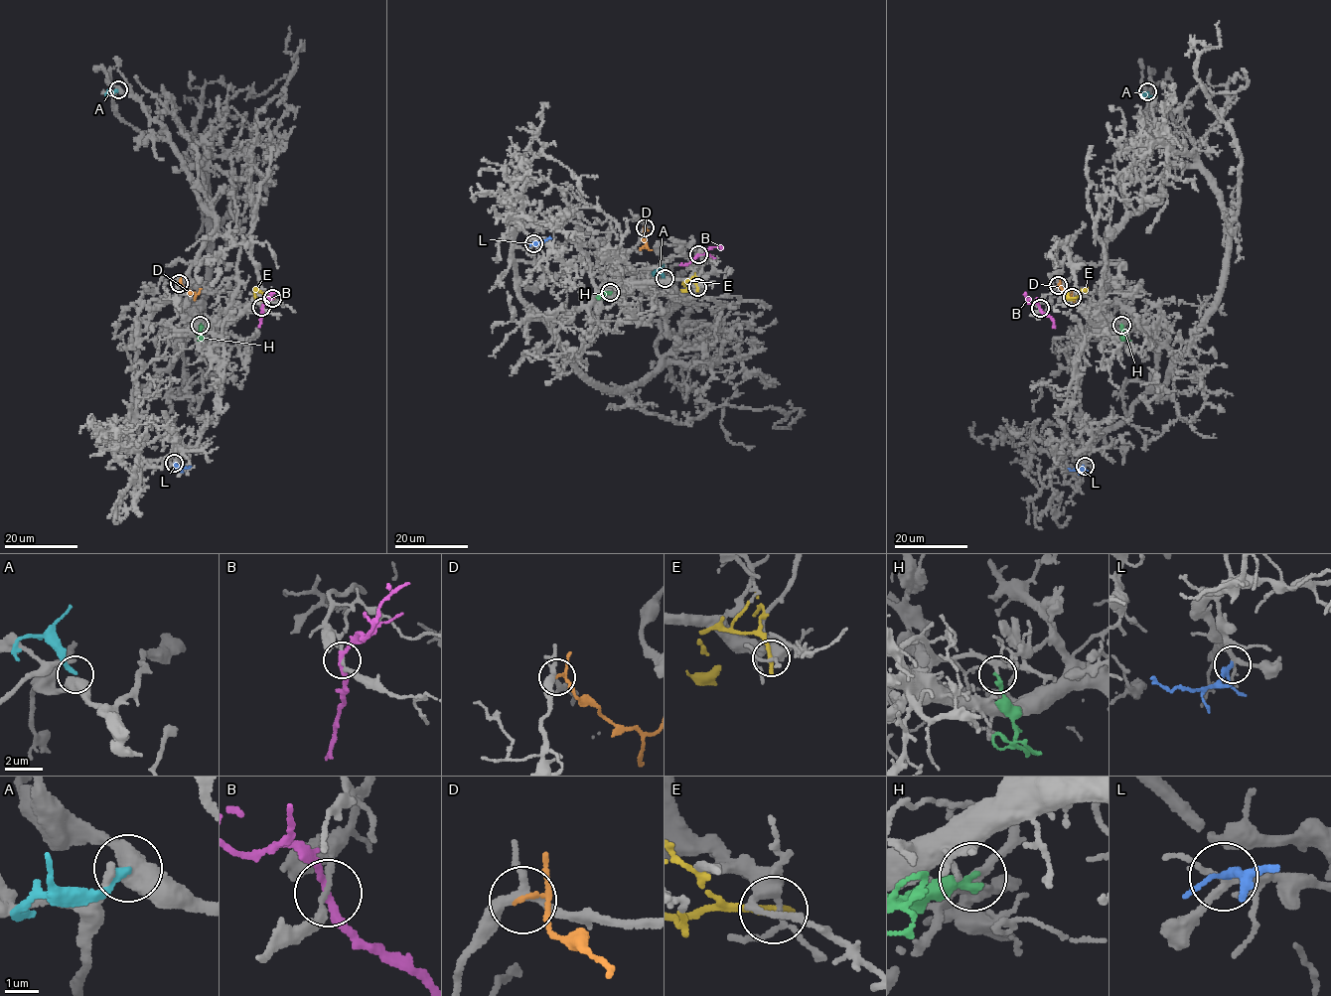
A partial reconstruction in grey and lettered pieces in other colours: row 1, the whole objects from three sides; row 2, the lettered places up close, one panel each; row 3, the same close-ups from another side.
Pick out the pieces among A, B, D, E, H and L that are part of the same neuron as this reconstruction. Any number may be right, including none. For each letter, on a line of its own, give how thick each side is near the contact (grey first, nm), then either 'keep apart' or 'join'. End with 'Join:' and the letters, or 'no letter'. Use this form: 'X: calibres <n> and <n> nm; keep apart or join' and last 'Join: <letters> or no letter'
A: calibres 480 and 240 nm; keep apart
B: calibres 170 and 200 nm; keep apart
D: calibres 220 and 110 nm; keep apart
E: calibres 280 and 300 nm; keep apart
H: calibres 240 and 240 nm; join
L: calibres 180 and 180 nm; keep apart
Join: H

